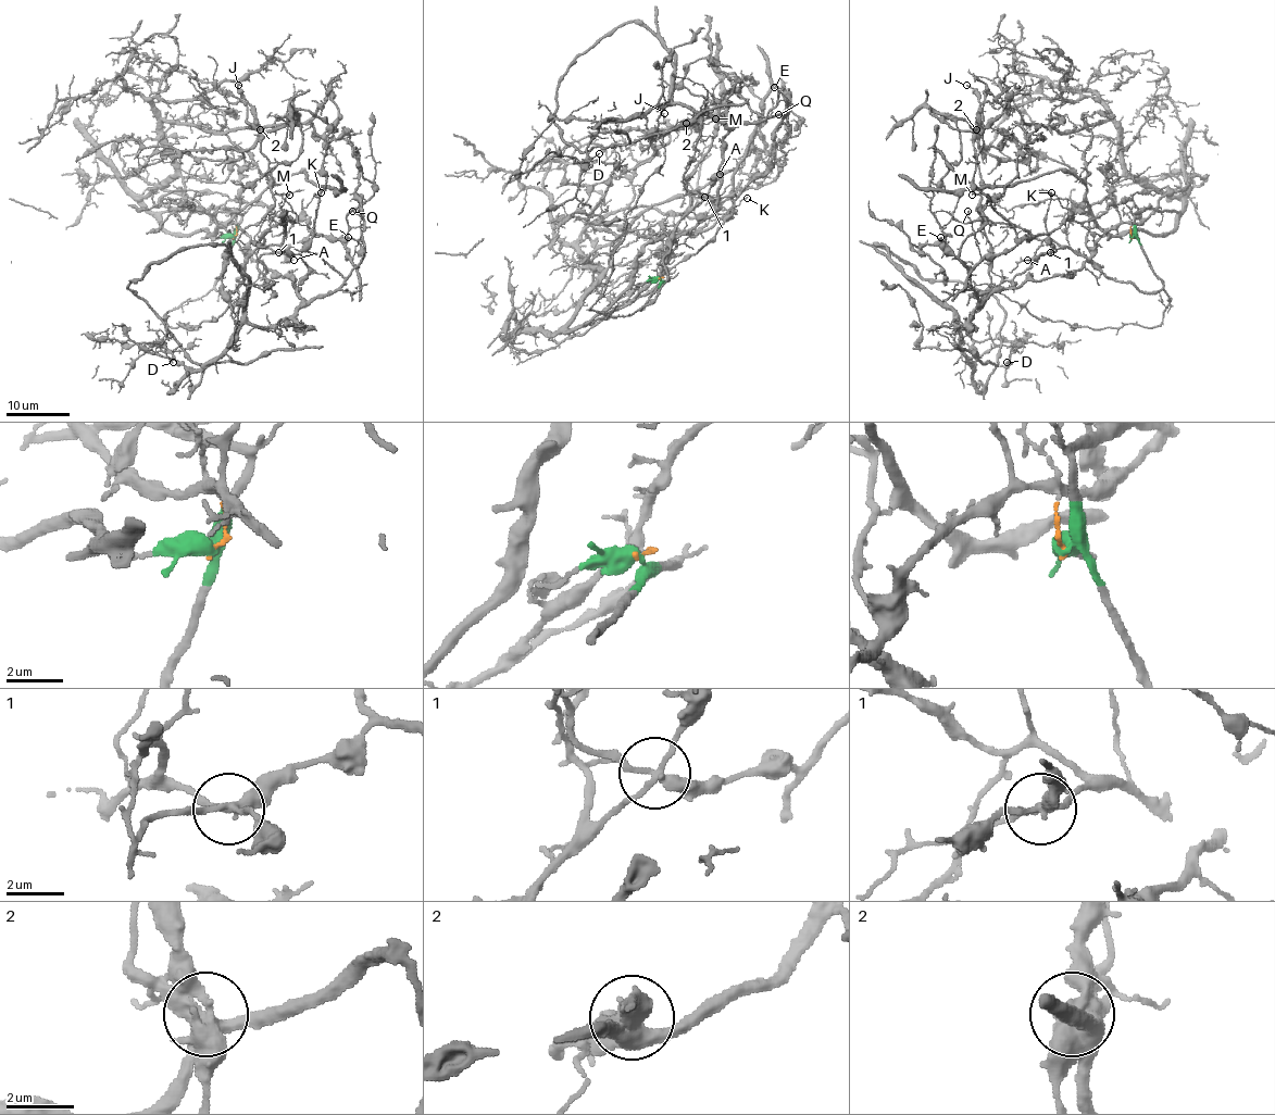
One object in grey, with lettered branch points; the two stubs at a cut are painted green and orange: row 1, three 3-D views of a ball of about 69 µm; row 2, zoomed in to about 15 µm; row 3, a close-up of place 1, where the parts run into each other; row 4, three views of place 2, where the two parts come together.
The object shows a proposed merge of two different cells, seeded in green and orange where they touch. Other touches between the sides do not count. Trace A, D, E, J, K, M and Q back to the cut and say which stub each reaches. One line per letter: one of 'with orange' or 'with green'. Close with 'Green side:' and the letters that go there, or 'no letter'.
A: with green
D: with orange
E: with orange
J: with orange
K: with orange
M: with orange
Q: with orange
Green side: A

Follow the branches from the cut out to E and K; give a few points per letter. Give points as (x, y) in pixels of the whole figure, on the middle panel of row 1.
E: (660, 278), (675, 240), (713, 212), (722, 141), (740, 124), (778, 115), (786, 107), (789, 99), (774, 86)
K: (660, 278), (639, 286), (705, 245), (727, 213), (747, 197)

